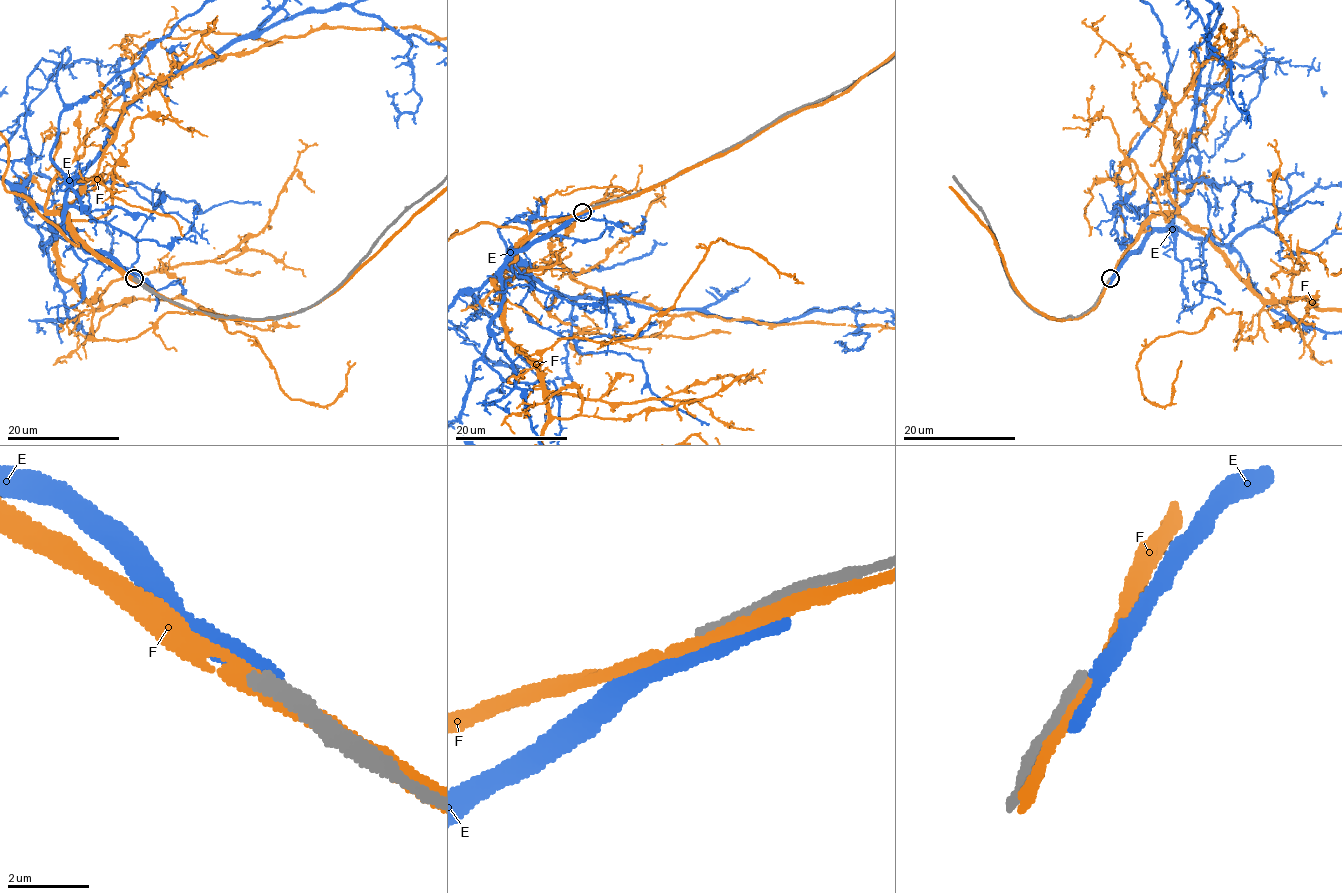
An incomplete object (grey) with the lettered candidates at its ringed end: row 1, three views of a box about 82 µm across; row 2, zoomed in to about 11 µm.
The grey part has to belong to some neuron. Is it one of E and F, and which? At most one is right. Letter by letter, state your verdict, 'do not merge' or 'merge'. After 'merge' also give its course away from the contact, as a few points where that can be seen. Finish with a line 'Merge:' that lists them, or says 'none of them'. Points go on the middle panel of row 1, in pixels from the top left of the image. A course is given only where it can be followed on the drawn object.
E: do not merge
F: do not merge
Merge: none of them

